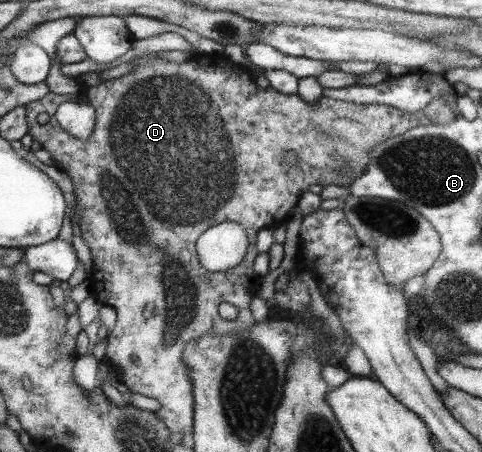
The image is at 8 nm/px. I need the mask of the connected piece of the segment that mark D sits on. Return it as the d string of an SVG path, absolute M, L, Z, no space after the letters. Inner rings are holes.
M156 53L145 55L145 57L138 57L139 59L149 58L144 64L136 66L132 72L120 76L120 78L106 80L105 82L96 85L88 86L80 83L81 91L76 95L46 95L42 100L36 101L33 104L27 104L27 127L28 132L32 138L40 142L41 149L46 149L50 155L54 165L58 170L67 173L73 183L73 189L76 195L78 209L76 212L80 214L78 217L78 224L82 231L82 239L88 243L92 257L94 257L94 273L92 273L92 287L91 295L102 303L104 306L112 307L117 313L117 322L114 329L110 330L110 335L106 338L108 346L106 347L105 358L113 367L116 367L119 374L119 382L128 386L128 389L135 394L146 395L155 399L160 403L160 410L155 413L169 426L170 433L190 433L193 431L193 413L196 411L196 397L193 393L193 377L185 363L186 347L190 345L190 341L198 339L202 334L228 334L236 330L244 330L257 323L252 315L250 309L252 298L257 295L257 289L262 283L263 277L253 271L253 263L256 256L259 254L257 250L257 234L264 230L264 227L276 221L282 221L288 211L292 207L296 207L298 199L301 199L302 194L308 190L310 185L320 184L322 186L335 184L350 187L358 177L364 174L368 169L370 158L372 158L372 151L378 147L382 142L390 139L396 139L402 136L408 130L418 126L428 125L446 125L456 120L457 115L453 113L450 105L444 99L435 99L428 107L421 111L414 113L404 113L400 109L393 106L381 104L352 104L344 101L337 101L333 98L322 97L318 103L306 103L304 99L297 94L282 94L277 90L259 88L256 84L256 77L252 68L248 68L237 62L231 60L222 53L216 54L198 54L192 56L190 59L182 64L164 60L164 58L153 57ZM64 102L78 102L92 106L95 110L96 126L94 127L92 136L88 140L82 140L72 137L64 129L56 125L55 113L60 104ZM40 113L48 113L50 115L52 124L40 125L37 123L37 117ZM282 151L295 151L298 155L300 164L291 165L286 163L284 153ZM349 165L351 171L342 173L341 167ZM223 221L233 221L242 225L245 228L247 237L249 239L249 246L247 247L247 254L240 264L226 272L208 272L199 263L196 251L196 241L198 237L214 225L219 225ZM202 303L210 303L210 305L220 305L220 303L231 303L238 309L238 317L234 319L234 323L230 320L224 321L218 315L218 307L192 307L192 305L202 305Z

